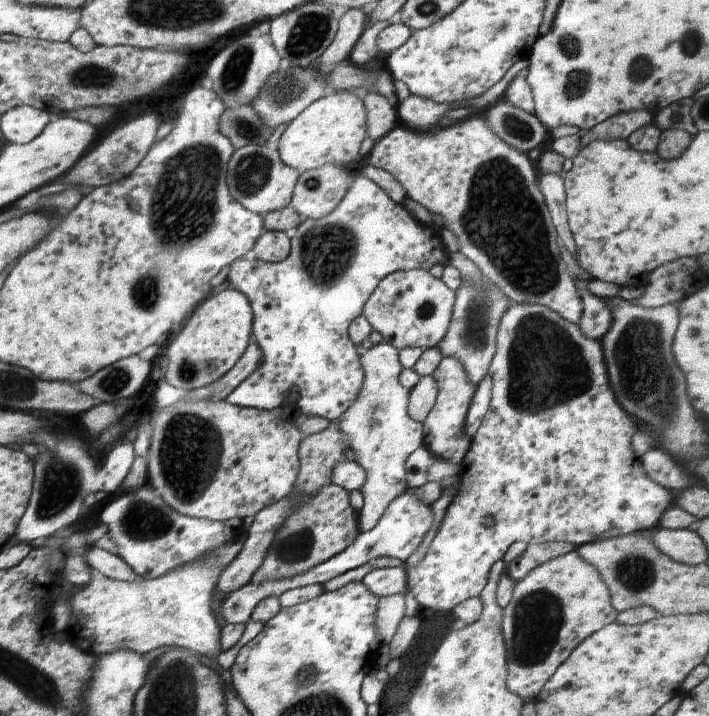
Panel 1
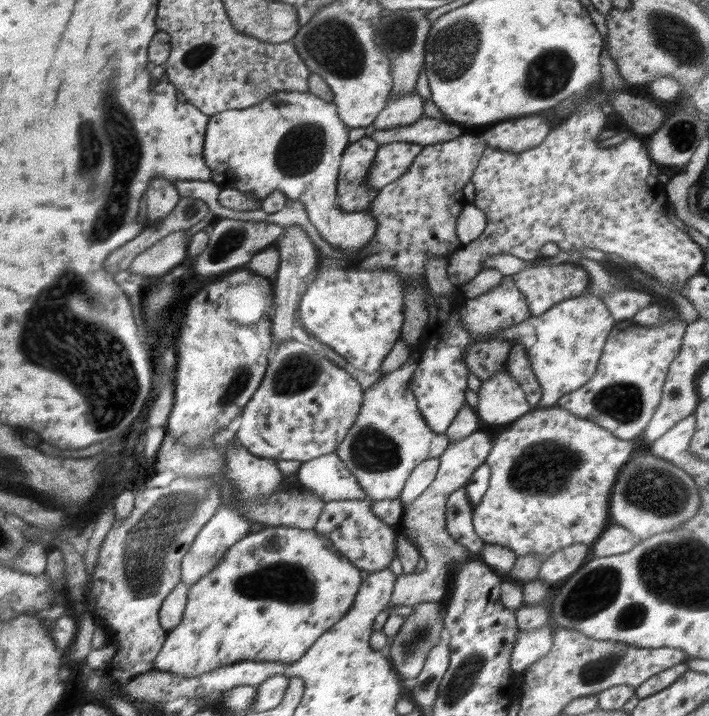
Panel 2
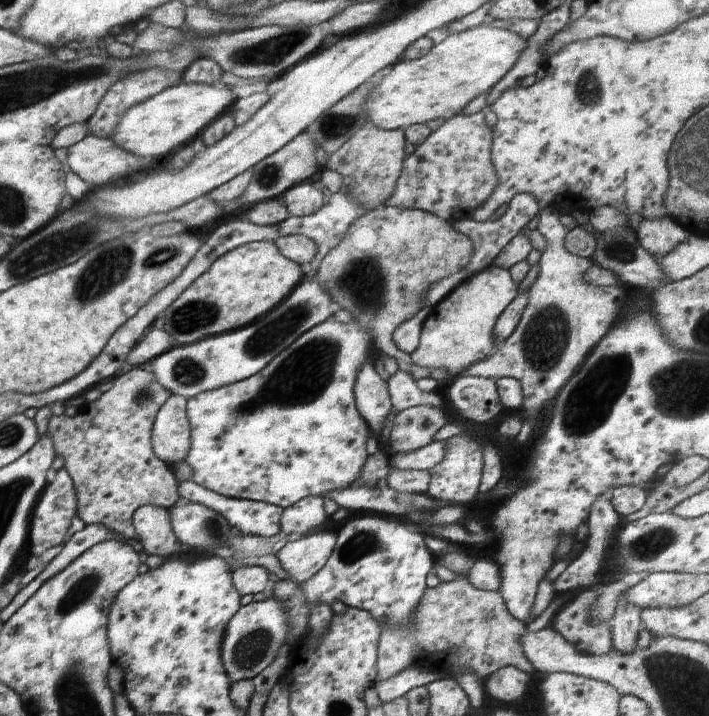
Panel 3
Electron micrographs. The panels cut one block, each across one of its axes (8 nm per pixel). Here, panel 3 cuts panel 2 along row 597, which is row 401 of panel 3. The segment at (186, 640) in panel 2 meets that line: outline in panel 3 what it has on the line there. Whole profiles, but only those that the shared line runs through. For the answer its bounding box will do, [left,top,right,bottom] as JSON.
[185,317,372,509]

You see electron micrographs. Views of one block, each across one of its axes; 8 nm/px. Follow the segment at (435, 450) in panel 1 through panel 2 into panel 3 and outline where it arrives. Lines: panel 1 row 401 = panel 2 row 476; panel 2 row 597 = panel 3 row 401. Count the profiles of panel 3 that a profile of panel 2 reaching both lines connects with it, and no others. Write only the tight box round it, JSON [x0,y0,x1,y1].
[387,370,443,413]

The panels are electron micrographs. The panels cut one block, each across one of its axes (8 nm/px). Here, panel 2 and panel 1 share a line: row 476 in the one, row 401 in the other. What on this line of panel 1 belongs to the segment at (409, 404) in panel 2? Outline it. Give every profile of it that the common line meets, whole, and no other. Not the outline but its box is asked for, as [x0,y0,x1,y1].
[336,341,423,532]

